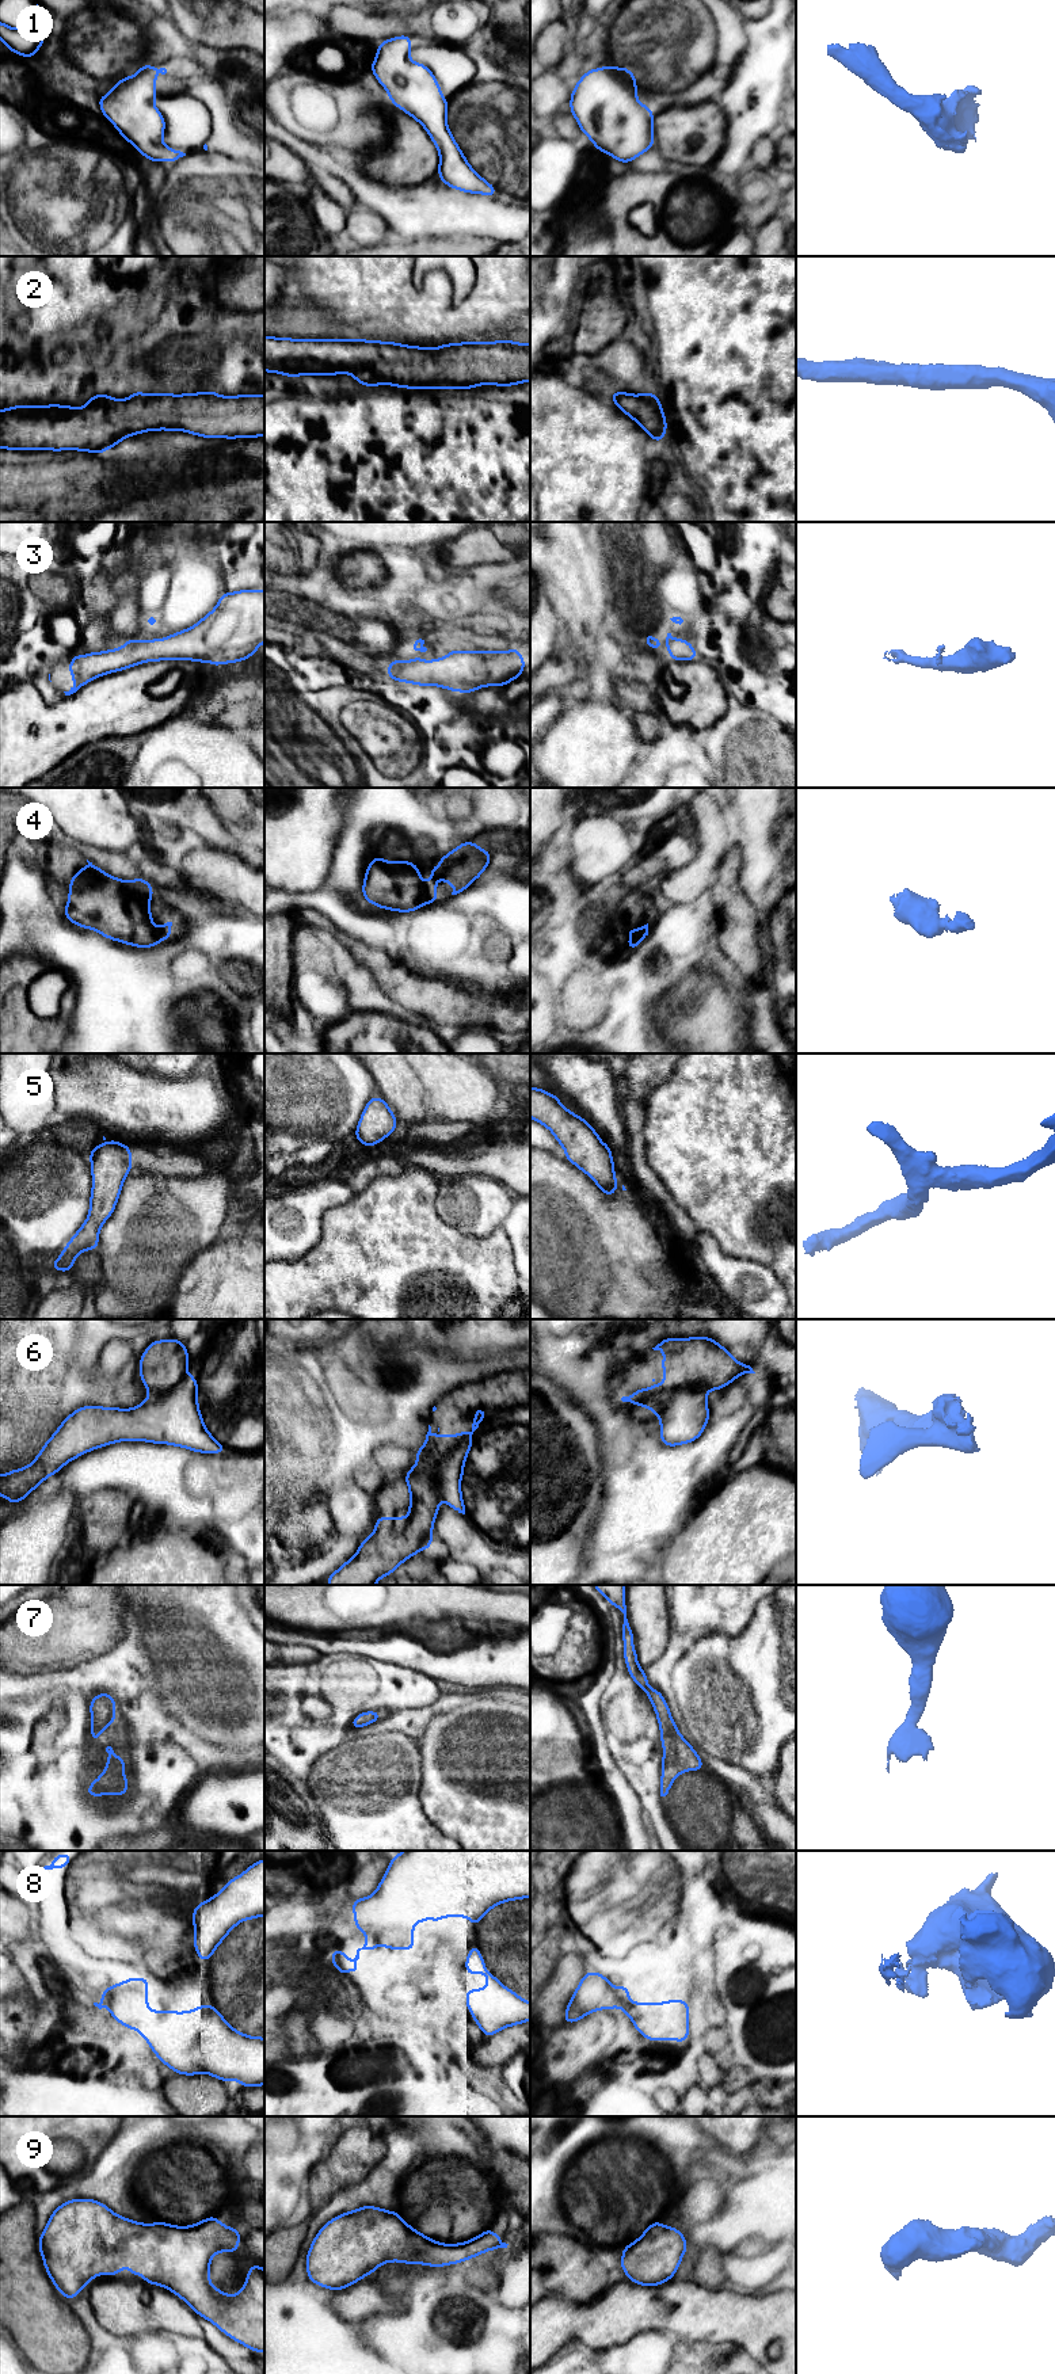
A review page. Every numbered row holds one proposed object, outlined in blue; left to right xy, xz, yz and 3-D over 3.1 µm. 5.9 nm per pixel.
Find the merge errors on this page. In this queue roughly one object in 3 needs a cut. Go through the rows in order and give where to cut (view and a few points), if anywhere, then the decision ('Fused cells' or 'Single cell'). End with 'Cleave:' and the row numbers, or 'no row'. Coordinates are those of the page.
1: No split. Single cell
2: No split. Single cell
3: No split. Single cell
4: No split. Single cell
5: No split. Single cell
6: Split along xz (471, 1435), (465, 1436), (435, 1467), (435, 1489), (440, 1497). Fused cells
7: No split. Single cell
8: Split along xy (110, 1988), (103, 2003). Fused cells
9: No split. Single cell
Cleave: 6, 8

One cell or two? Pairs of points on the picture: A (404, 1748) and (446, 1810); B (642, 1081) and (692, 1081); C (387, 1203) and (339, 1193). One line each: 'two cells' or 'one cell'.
A: two cells
B: two cells
C: two cells

